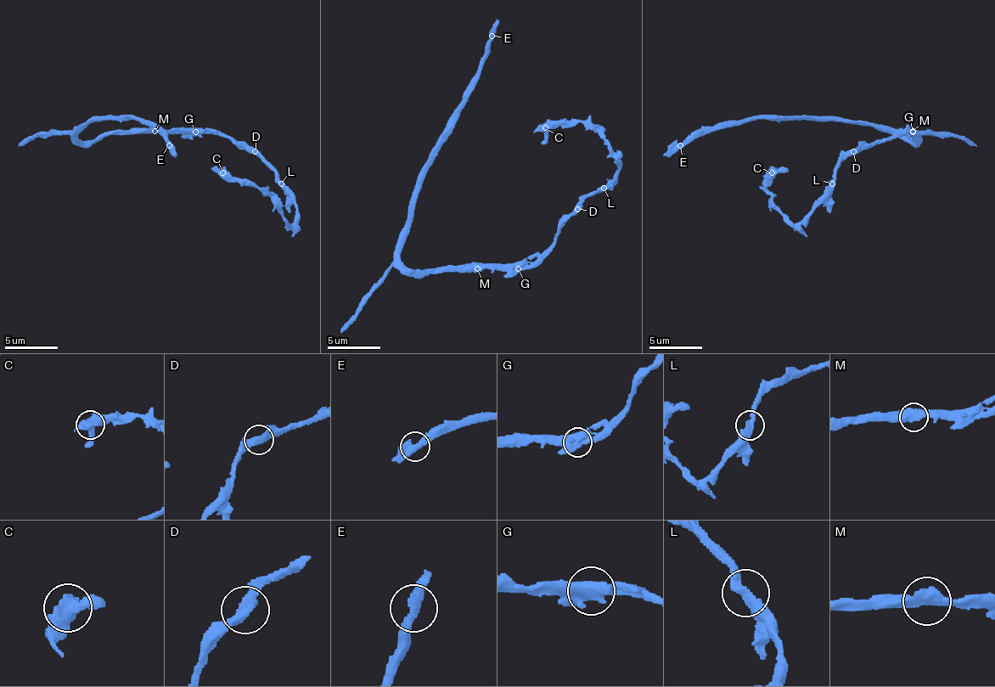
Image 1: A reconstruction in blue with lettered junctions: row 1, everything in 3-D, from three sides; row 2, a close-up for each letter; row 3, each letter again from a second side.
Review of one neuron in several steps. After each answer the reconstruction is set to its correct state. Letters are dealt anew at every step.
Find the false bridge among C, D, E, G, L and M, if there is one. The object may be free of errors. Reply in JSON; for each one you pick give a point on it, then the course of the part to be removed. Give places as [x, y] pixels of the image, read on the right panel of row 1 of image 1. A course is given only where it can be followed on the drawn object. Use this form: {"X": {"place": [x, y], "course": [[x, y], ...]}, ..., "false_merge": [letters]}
{"G": {"place": [913, 132], "course": [[912, 132], [862, 143], [840, 164], [833, 188], [803, 217], [793, 222], [767, 190], [767, 183], [777, 166]]}, "false_merge": ["G"]}

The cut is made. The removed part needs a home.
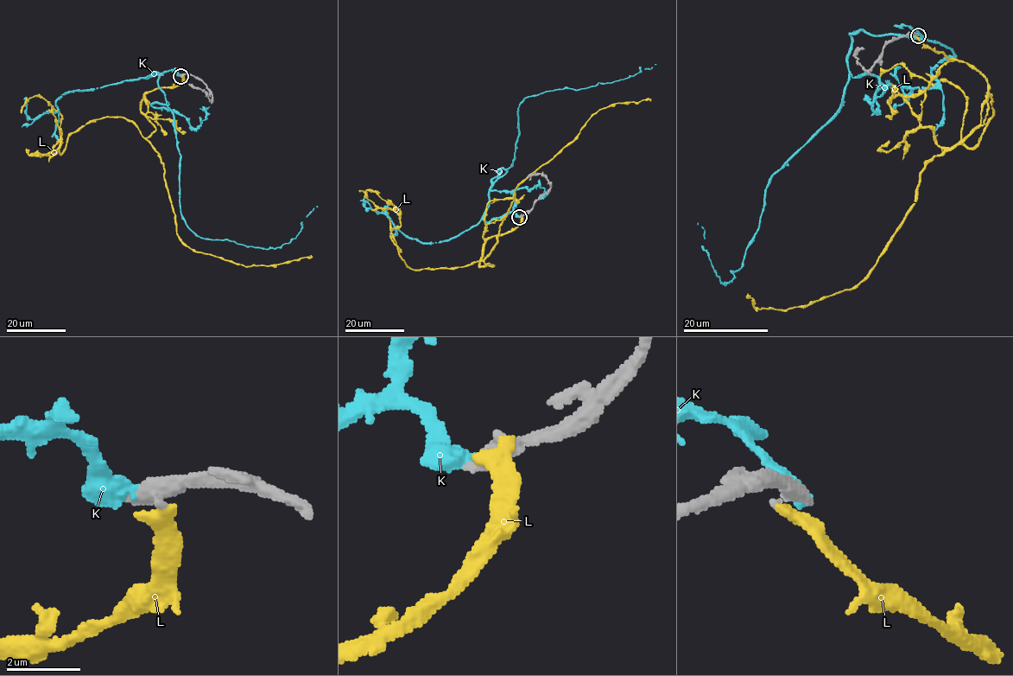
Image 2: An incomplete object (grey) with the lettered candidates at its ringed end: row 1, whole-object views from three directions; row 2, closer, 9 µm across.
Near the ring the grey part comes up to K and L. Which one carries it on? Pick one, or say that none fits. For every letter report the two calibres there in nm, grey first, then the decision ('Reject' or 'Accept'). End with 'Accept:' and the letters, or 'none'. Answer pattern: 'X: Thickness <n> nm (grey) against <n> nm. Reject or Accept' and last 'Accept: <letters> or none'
K: Thickness 550 nm (grey) against 480 nm. Reject
L: Thickness 550 nm (grey) against 440 nm. Reject
Accept: none

